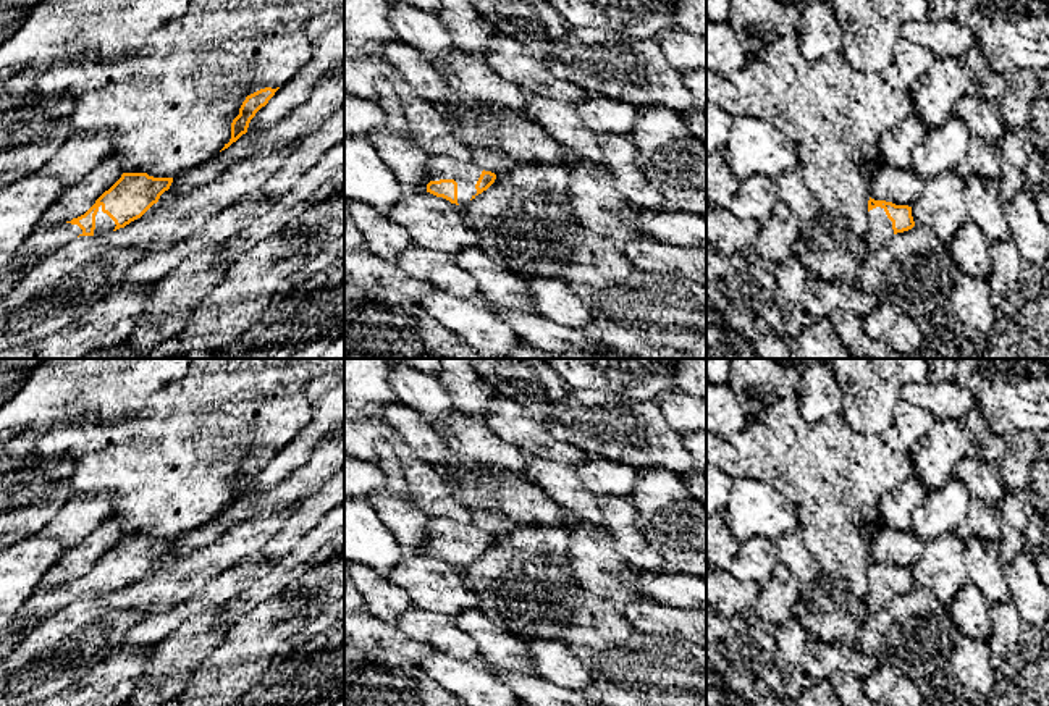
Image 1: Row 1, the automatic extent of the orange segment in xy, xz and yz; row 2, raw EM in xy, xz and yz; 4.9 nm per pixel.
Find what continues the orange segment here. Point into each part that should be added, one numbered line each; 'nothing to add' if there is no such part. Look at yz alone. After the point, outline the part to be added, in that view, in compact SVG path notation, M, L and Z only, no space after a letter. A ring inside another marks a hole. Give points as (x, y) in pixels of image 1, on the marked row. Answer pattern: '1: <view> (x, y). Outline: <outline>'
1: yz (880, 230). Outline: M876 207L868 212L870 226L866 234L863 236L870 252L874 252L883 244L886 244L894 234L892 221L887 218L884 208Z

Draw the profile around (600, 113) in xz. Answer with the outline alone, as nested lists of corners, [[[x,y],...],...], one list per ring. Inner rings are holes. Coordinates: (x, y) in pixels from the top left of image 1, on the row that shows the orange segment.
[[[598,92],[575,105],[583,124],[595,134],[629,136],[640,120],[640,108]]]

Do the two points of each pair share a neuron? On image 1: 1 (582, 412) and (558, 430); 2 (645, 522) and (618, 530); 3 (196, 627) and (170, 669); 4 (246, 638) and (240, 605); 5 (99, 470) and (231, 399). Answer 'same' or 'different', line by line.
1: same
2: different
3: same
4: different
5: same

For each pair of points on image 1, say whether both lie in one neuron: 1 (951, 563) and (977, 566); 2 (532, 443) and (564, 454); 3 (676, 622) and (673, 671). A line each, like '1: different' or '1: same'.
1: different
2: same
3: different

